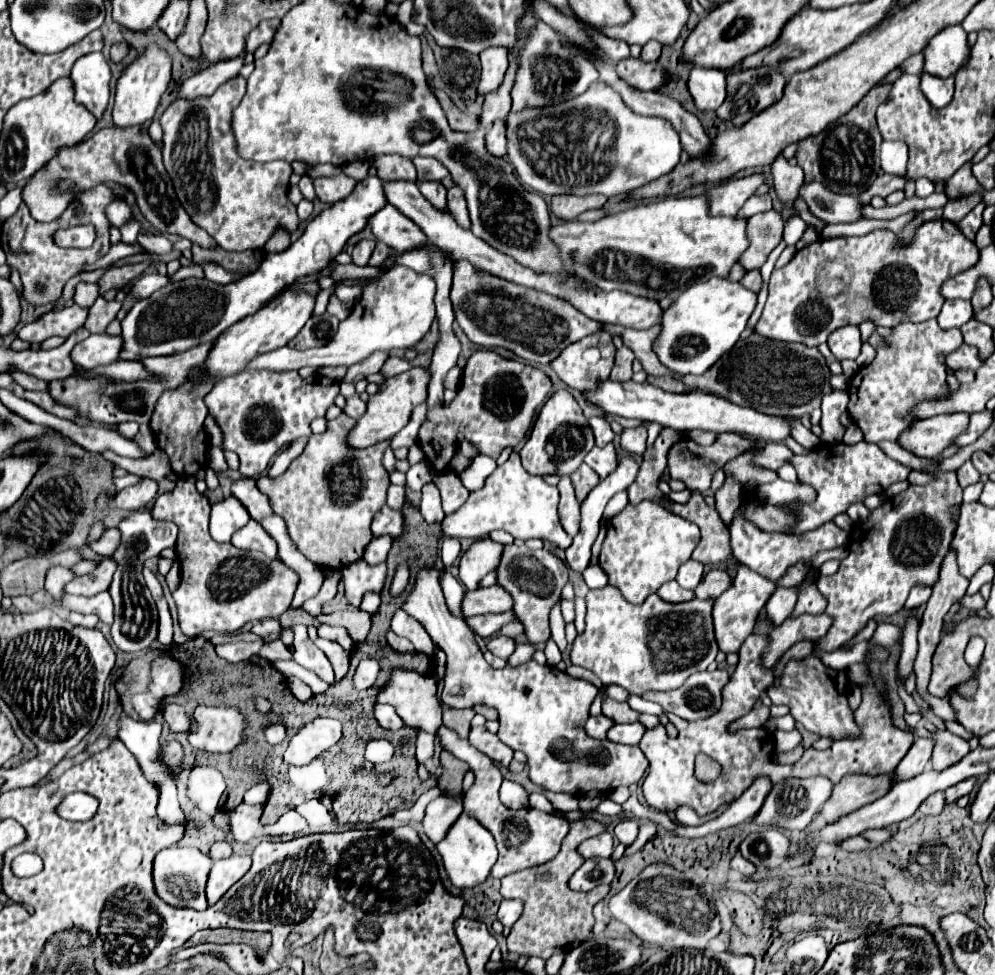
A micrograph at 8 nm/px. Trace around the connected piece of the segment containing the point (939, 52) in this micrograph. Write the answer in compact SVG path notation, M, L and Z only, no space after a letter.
M947 26L923 48L923 72L939 78L955 76L967 56L967 34L961 26Z

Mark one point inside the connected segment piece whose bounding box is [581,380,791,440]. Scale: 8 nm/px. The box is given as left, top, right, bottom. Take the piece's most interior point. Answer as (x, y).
(684, 412)

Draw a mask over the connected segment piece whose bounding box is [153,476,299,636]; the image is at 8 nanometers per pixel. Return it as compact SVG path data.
M195 476L180 477L175 488L161 494L153 506L153 516L157 520L171 520L179 529L175 550L181 566L181 584L173 592L173 600L177 604L179 626L183 634L197 636L205 630L237 632L247 622L281 616L291 606L293 594L297 590L297 572L293 572L281 560L269 560L261 554L237 550L229 542L217 544L211 540L211 504L203 494L197 492L196 482Z

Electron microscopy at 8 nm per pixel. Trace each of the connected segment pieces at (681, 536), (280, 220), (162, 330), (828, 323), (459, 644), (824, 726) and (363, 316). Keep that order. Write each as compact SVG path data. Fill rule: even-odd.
M641 502L637 506L627 504L627 508L617 514L613 520L607 522L607 536L603 542L603 550L599 556L599 564L609 576L609 584L619 588L621 594L631 602L631 604L641 604L649 594L657 592L667 580L675 578L675 572L683 562L691 558L691 552L699 544L699 528L691 524L689 520L683 520L681 516L675 516L661 508L661 504L655 502Z
M235 76L235 80L227 80L221 84L213 96L203 96L195 100L175 100L167 106L161 116L163 126L163 162L175 186L177 198L181 206L187 210L191 220L201 226L207 234L211 234L223 250L263 250L265 242L277 232L287 230L293 234L293 228L299 228L299 218L295 212L295 204L289 202L289 176L291 164L285 160L275 160L267 164L243 160L237 154L235 138L231 134L231 112L239 106L245 96L247 80L243 76Z
M375 168L369 170L367 178L357 182L355 192L347 196L347 200L335 202L325 208L317 218L313 218L303 236L293 242L285 252L267 254L259 268L233 284L213 284L209 280L187 278L181 282L169 282L161 290L153 292L149 298L139 300L127 316L121 320L121 336L123 336L123 352L121 360L143 360L147 356L167 356L175 352L185 352L197 344L215 340L221 332L225 332L235 322L243 320L249 314L255 314L269 300L275 298L283 288L289 288L301 276L319 274L329 262L343 250L345 242L361 232L369 218L385 206L385 194L381 188L381 180L377 178Z
M931 220L917 228L915 240L911 246L903 250L895 250L895 234L889 230L873 230L859 238L835 238L835 240L817 240L811 246L805 246L799 250L793 260L783 266L781 270L775 270L771 274L769 282L769 296L763 308L763 314L755 326L755 332L761 336L767 336L771 340L781 342L801 342L807 346L819 346L823 344L835 328L847 326L847 324L861 324L865 320L871 320L875 326L887 326L893 328L901 322L923 322L929 318L937 318L939 310L943 306L943 296L939 294L941 284L971 268L975 260L979 260L979 250L973 242L969 242L961 230L951 224L949 220ZM831 260L843 260L851 268L851 282L849 286L837 294L837 296L825 296L819 290L817 278L823 266Z
M421 568L417 572L415 586L401 604L401 610L413 616L447 656L441 700L449 708L473 708L475 704L497 708L501 742L527 756L529 778L537 786L551 792L581 796L589 790L611 792L617 786L631 786L641 780L649 762L637 746L593 740L583 730L597 688L587 680L573 678L551 666L539 666L533 660L517 668L491 668L479 652L473 632L461 618L449 612L437 568Z
M815 654L807 656L805 660L793 660L791 664L787 664L783 672L783 684L777 688L769 688L767 696L771 698L773 704L789 706L789 712L795 718L795 722L803 724L805 730L817 736L831 738L833 742L843 740L843 736L859 736L859 728L855 728L855 718L845 694L847 678L843 674L837 674L833 678L825 674L825 670L827 668L821 664L821 660Z
M396 265L383 278L367 284L361 302L357 302L357 308L351 310L351 314L339 324L339 330L329 344L311 350L295 350L283 346L259 358L255 356L255 360L251 360L251 364L247 364L245 370L283 372L283 370L299 370L303 366L349 368L367 358L369 354L373 354L375 350L407 350L425 336L431 322L435 320L433 296L435 296L435 280L431 276Z

